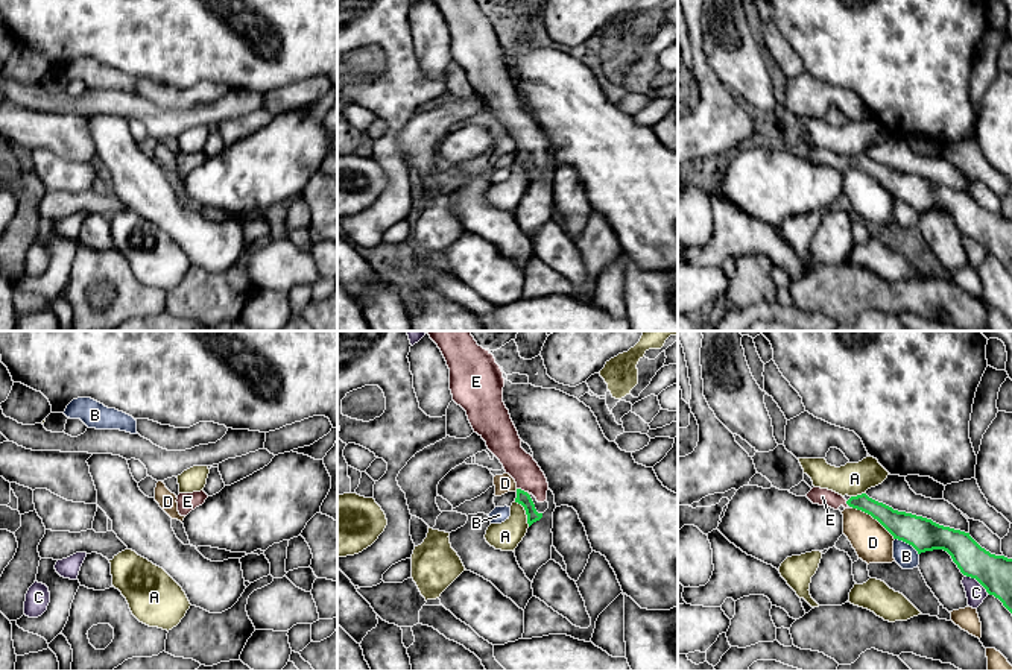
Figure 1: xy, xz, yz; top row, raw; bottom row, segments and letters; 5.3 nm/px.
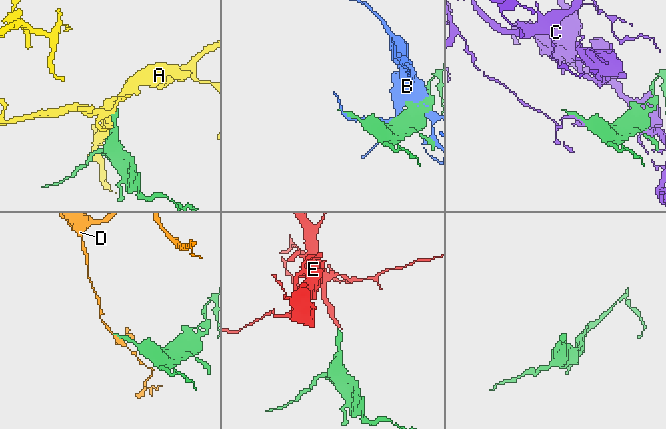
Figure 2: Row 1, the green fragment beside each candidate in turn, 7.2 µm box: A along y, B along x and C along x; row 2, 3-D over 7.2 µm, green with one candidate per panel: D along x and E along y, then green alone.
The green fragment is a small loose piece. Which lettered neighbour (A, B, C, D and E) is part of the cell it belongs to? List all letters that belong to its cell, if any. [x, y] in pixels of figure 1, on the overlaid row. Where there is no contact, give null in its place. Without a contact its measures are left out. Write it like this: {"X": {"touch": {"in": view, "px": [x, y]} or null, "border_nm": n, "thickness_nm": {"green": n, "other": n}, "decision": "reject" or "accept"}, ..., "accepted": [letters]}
{"A": {"touch": {"in": "xz", "px": [526, 512]}, "border_nm": 160, "thickness_nm": {"green": 70, "other": 150}, "decision": "reject"}, "B": {"touch": {"in": "yz", "px": [907, 542]}, "border_nm": 160, "thickness_nm": {"green": 170, "other": 120}, "decision": "reject"}, "C": {"touch": {"in": "yz", "px": [977, 580]}, "border_nm": 160, "thickness_nm": {"green": 190, "other": 100}, "decision": "reject"}, "D": {"touch": {"in": "yz", "px": [874, 518]}, "border_nm": 300, "thickness_nm": {"green": 160, "other": 200}, "decision": "reject"}, "E": {"touch": {"in": "xz", "px": [520, 489]}, "border_nm": 60, "thickness_nm": {"green": 70, "other": 160}, "decision": "accept"}, "accepted": ["E"]}

